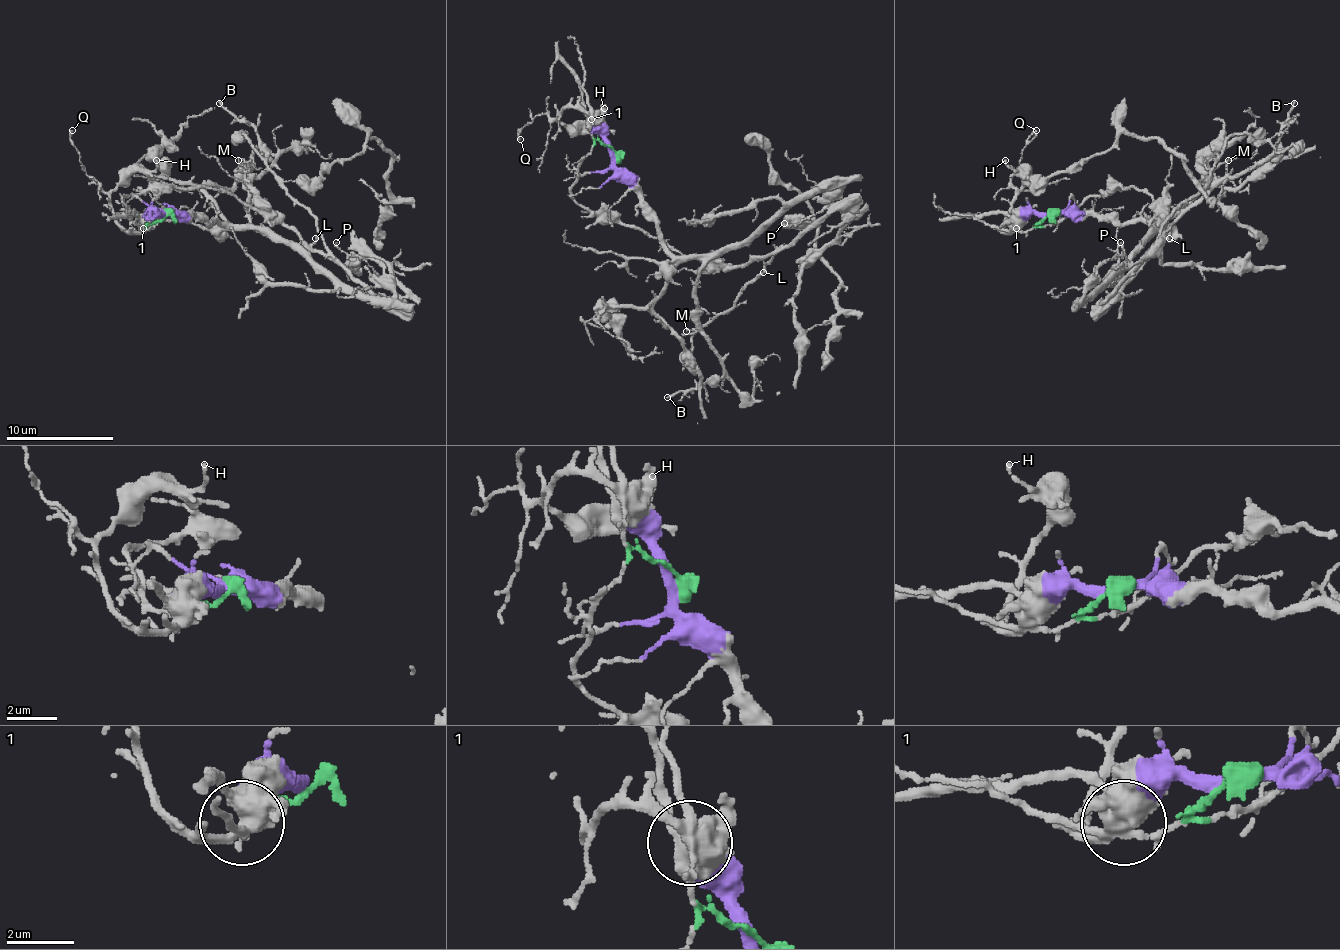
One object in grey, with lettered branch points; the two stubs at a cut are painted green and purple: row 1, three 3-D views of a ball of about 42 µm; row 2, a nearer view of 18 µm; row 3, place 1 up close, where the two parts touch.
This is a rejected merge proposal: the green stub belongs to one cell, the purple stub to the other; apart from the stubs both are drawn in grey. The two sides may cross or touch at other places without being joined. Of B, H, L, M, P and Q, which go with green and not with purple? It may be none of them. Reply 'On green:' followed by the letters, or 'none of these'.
On green: L

